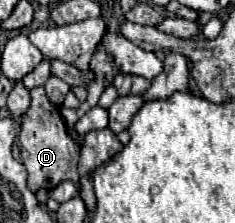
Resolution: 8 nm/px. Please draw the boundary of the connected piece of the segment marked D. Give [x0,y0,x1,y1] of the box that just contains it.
[20,88,80,192]

